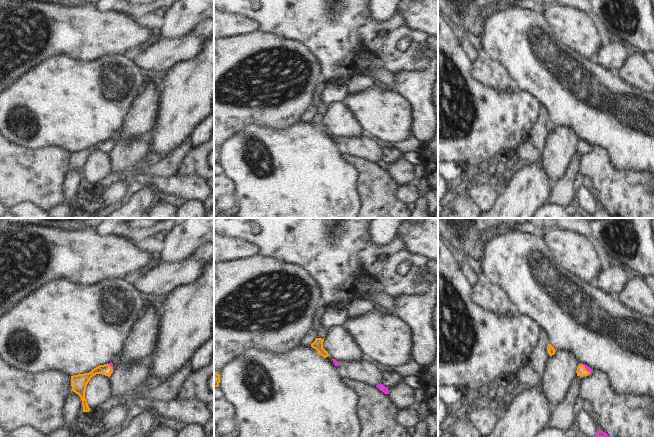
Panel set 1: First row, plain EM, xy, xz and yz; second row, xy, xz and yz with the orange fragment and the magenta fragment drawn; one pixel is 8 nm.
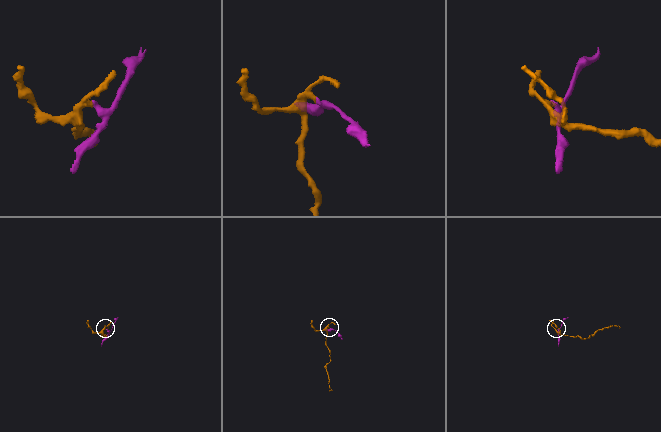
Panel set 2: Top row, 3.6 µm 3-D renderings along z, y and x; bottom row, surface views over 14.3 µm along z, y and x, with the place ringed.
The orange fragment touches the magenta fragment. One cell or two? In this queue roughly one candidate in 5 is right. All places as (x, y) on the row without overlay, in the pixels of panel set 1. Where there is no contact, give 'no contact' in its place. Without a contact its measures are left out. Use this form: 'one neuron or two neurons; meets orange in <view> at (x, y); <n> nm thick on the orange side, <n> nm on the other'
one neuron; meets orange in yz at (584, 143); 80 nm thick on the orange side, 40 nm on the other

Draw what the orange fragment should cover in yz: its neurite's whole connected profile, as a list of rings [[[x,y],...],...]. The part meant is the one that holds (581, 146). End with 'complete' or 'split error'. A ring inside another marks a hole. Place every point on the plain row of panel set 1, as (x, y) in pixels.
[[[579,139],[577,143],[577,152],[580,152],[580,153],[588,152],[592,148],[593,146],[590,143],[588,143],[583,139]]]; split error

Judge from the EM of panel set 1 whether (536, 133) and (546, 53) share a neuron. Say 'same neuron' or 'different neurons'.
different neurons

